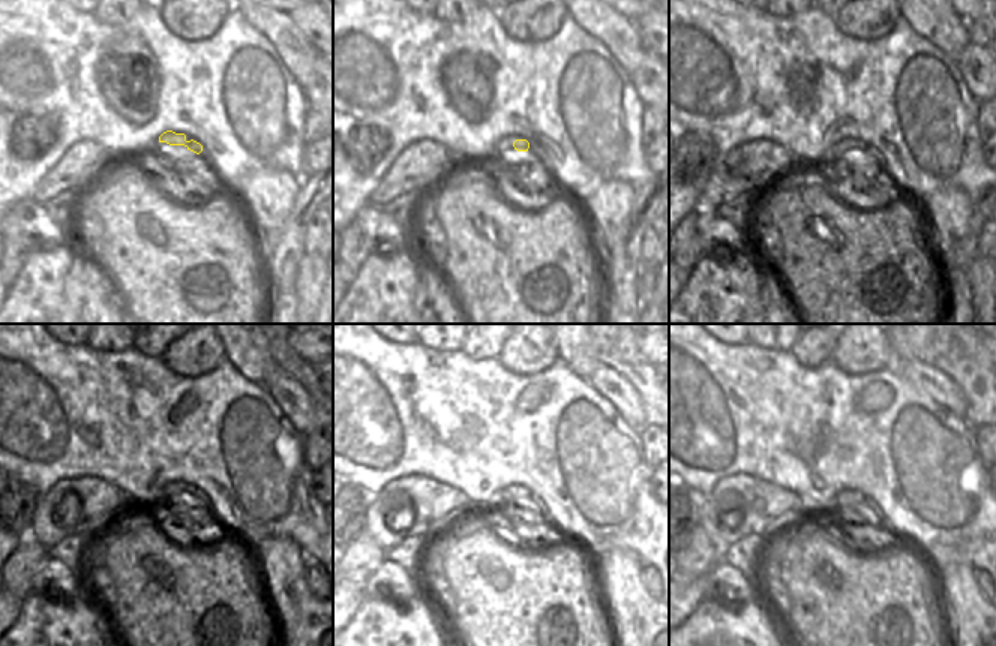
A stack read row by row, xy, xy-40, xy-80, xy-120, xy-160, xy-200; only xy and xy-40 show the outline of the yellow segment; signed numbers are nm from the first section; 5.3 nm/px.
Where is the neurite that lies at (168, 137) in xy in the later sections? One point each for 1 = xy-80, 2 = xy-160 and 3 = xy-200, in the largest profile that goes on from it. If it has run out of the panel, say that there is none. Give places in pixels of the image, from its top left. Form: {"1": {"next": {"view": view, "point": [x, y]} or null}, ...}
{"1": {"next": {"view": "xy-80", "point": [855, 146]}}, "2": {"next": {"view": "xy-160", "point": [513, 496]}}, "3": {"next": {"view": "xy-200", "point": [854, 502]}}}

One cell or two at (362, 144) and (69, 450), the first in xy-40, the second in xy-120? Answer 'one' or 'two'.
two

